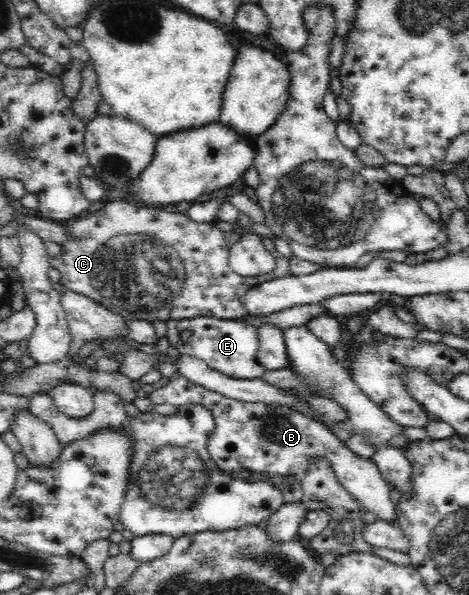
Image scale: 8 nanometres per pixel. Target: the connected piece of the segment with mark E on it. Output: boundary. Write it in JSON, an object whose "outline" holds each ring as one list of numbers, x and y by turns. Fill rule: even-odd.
{"outline":[[204,316,183,320,169,319,167,326,169,345,175,345,181,355,199,359,222,375,236,379,254,379,265,371,256,359,260,348,260,334,254,326,246,325,240,320,221,320],[184,331,190,332,186,339,181,337]]}

